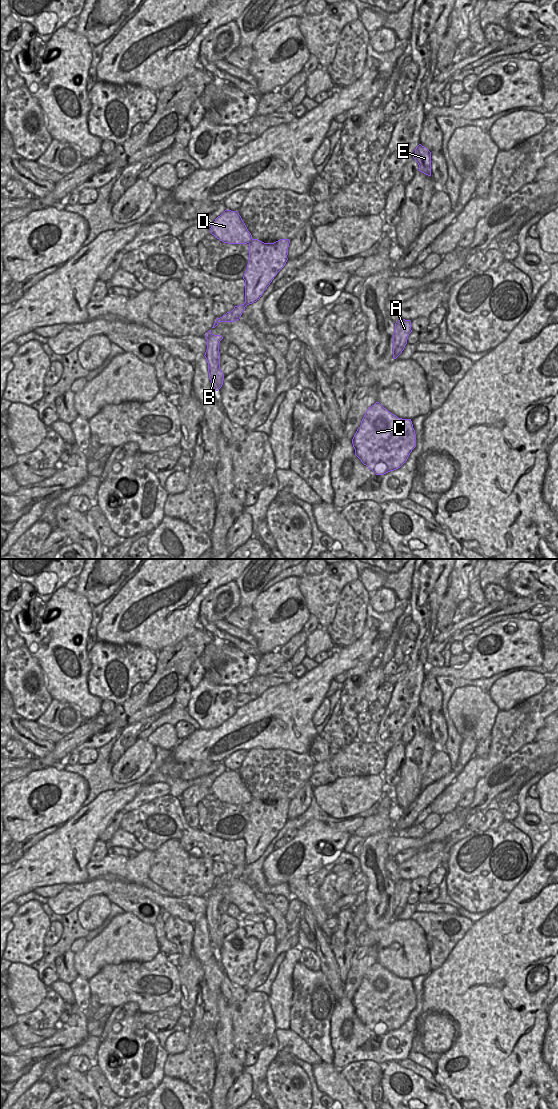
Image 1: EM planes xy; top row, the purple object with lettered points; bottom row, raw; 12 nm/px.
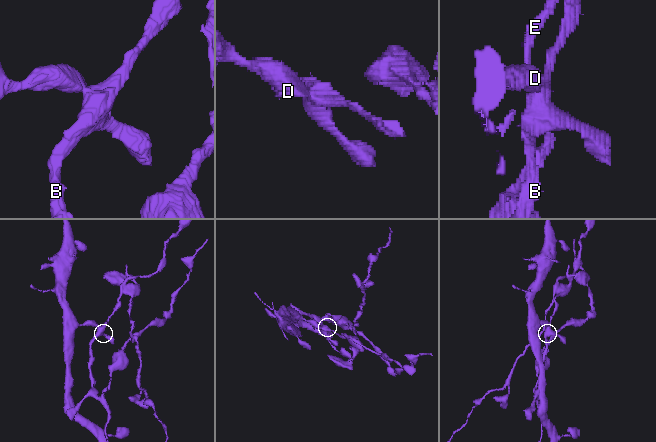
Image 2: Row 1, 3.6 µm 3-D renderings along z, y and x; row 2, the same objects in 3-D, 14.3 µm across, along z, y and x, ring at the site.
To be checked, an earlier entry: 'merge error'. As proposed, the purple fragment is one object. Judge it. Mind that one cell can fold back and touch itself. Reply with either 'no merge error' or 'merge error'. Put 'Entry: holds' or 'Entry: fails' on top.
Entry: holds
merge error

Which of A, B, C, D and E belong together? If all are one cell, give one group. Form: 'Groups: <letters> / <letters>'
Groups: A B C E / D

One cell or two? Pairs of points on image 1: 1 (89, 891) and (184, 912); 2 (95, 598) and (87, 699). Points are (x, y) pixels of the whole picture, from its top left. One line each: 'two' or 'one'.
1: one
2: two

